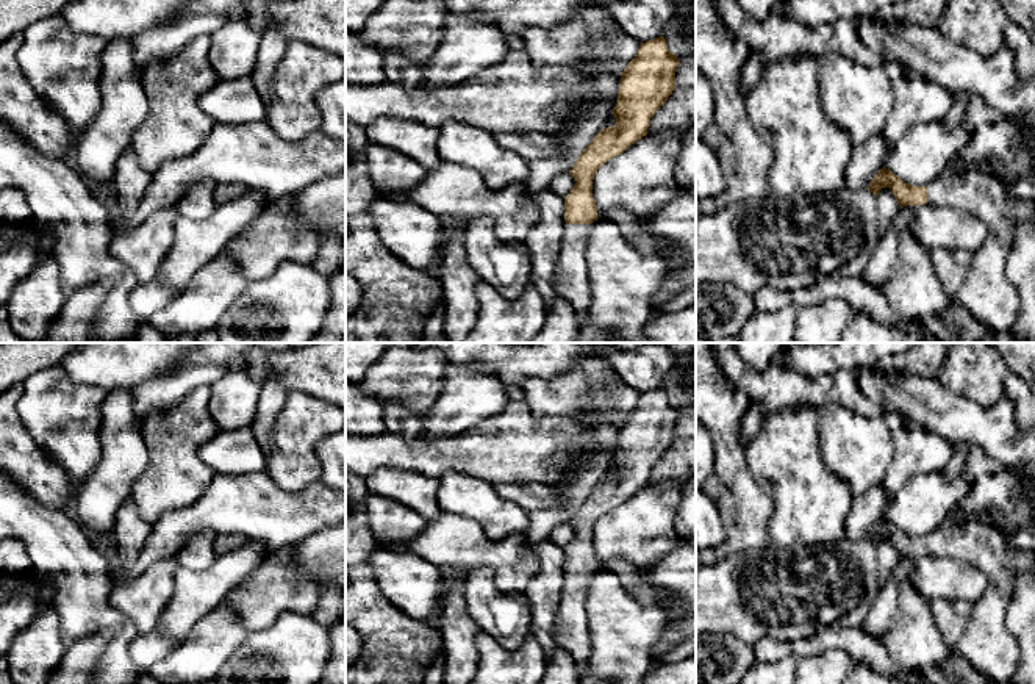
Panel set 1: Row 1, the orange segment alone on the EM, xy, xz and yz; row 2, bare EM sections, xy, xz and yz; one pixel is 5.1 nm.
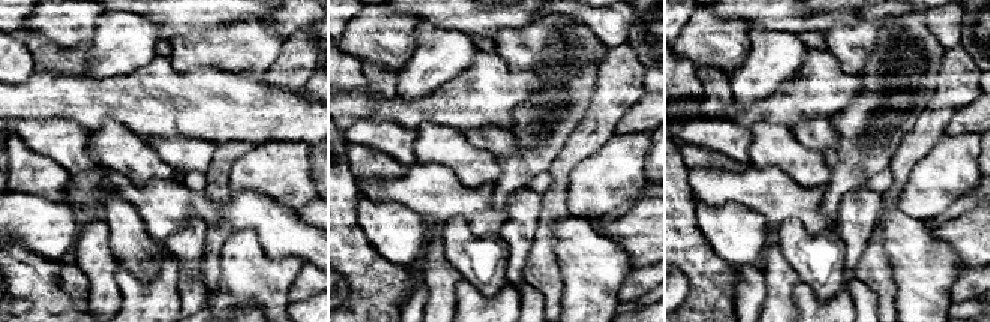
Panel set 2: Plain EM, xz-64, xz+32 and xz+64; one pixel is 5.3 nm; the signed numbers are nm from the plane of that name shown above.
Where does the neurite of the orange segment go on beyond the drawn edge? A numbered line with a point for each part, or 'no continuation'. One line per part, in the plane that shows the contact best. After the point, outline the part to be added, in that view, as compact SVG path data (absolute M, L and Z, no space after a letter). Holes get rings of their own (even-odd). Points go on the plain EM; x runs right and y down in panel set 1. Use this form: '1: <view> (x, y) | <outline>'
1: xz (571, 633) | M564 574L564 584L552 637L566 650L575 662L577 675L582 676L589 654L589 629L583 601L588 595L591 574Z

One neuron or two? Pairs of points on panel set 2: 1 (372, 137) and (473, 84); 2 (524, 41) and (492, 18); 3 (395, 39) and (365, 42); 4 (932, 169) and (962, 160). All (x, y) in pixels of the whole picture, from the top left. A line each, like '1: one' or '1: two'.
1: two
2: two
3: one
4: one

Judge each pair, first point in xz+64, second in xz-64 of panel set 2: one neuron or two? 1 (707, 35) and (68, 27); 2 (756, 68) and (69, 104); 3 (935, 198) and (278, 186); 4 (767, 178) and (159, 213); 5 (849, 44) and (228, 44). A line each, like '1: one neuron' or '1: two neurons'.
1: one neuron
2: two neurons
3: one neuron
4: one neuron
5: one neuron

